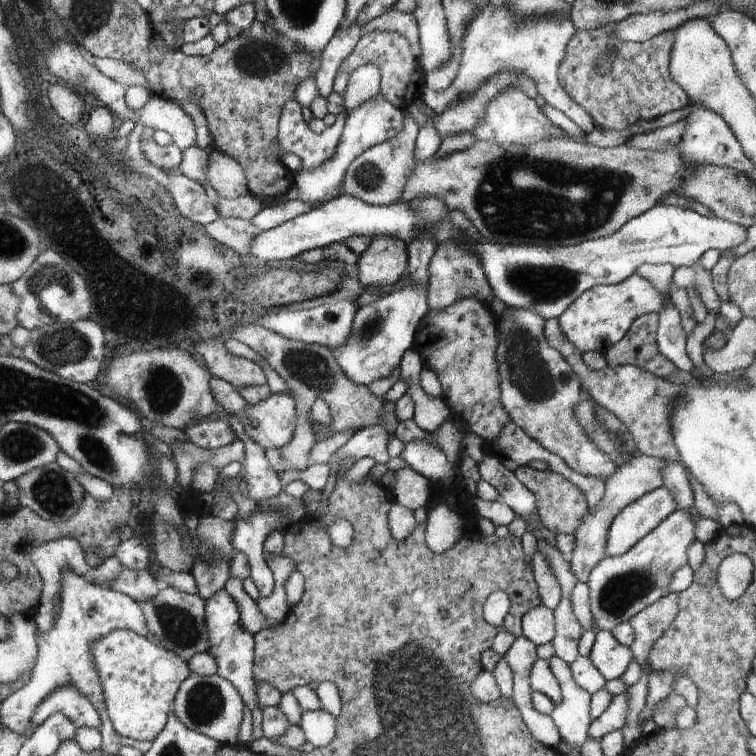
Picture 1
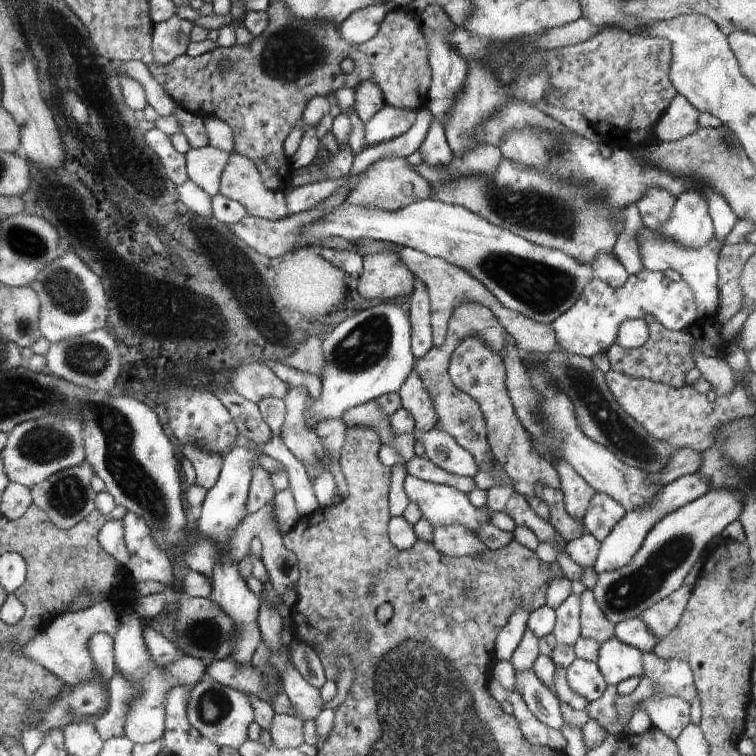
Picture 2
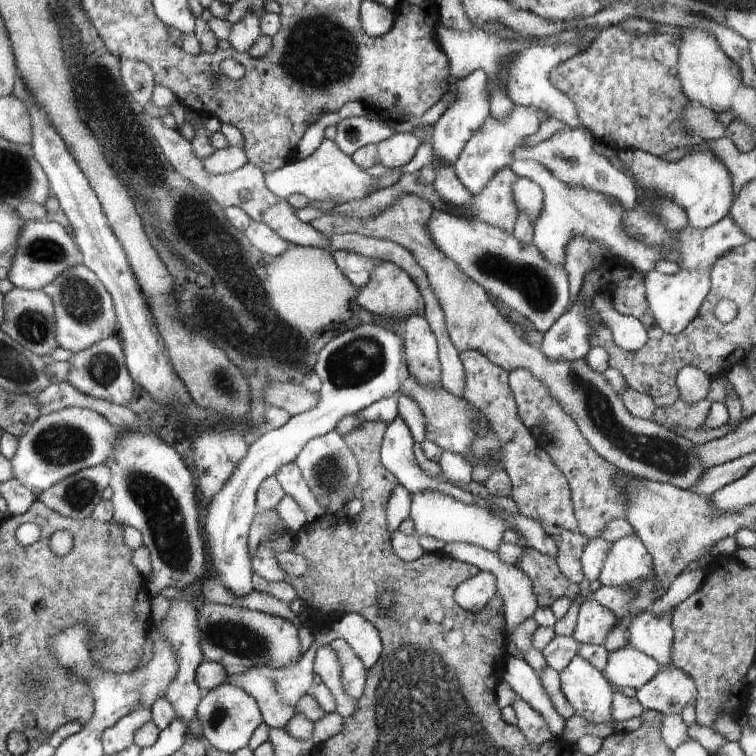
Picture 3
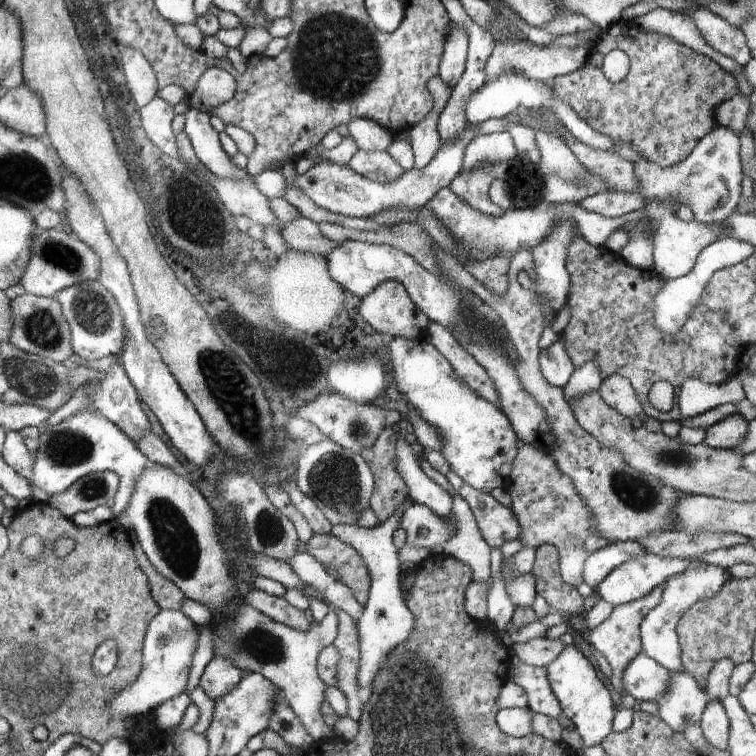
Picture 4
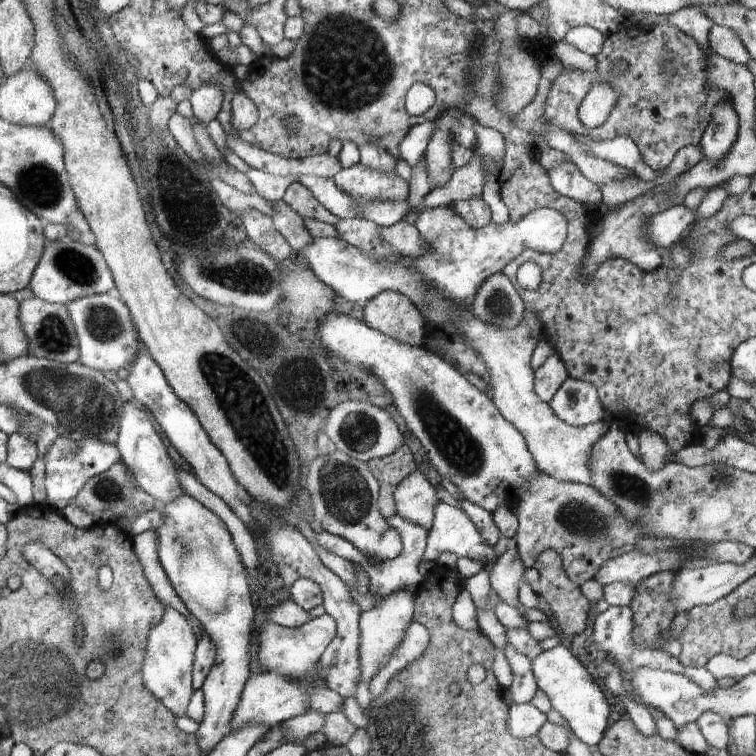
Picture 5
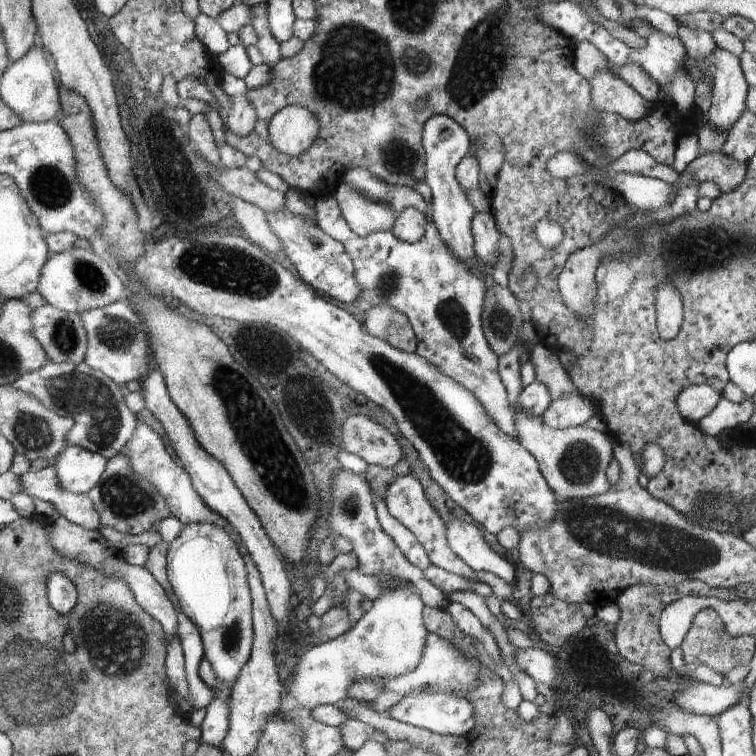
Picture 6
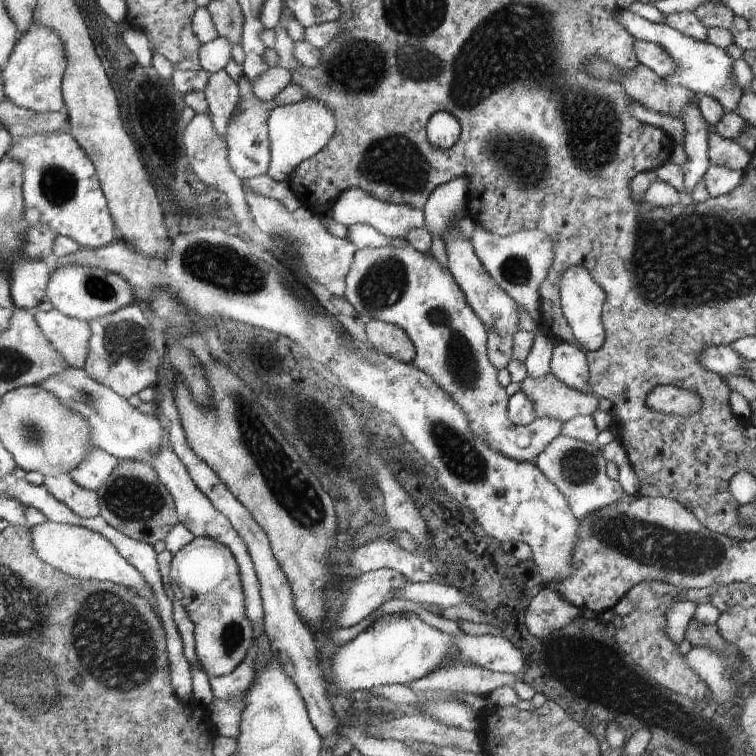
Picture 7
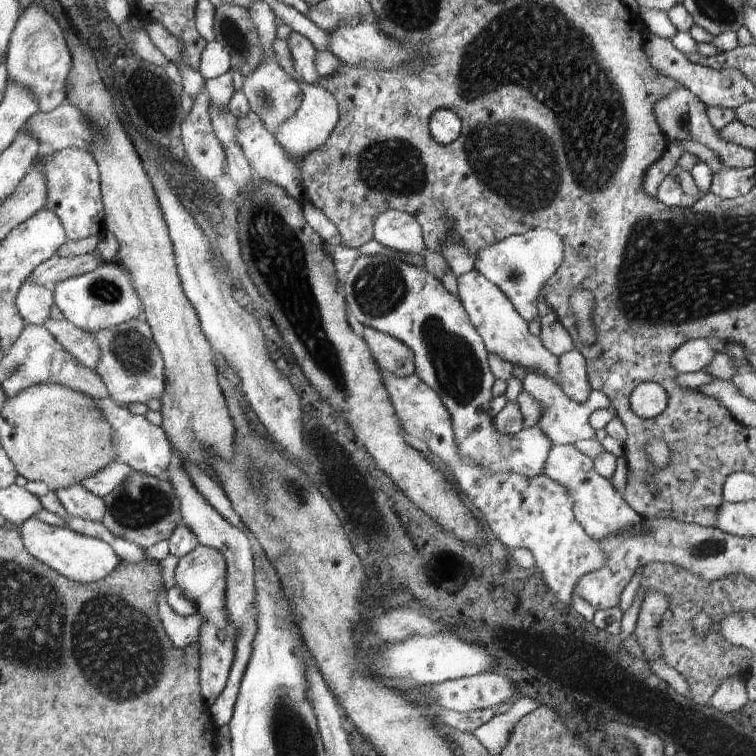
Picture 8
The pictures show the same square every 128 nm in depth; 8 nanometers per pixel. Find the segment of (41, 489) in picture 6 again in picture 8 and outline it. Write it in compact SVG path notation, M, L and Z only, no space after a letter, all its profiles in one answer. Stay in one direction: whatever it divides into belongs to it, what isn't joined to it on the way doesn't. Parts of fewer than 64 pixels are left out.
M81 484L60 488L55 490L55 493L70 516L90 520L90 522L103 522L104 514L106 514L103 498L92 494Z

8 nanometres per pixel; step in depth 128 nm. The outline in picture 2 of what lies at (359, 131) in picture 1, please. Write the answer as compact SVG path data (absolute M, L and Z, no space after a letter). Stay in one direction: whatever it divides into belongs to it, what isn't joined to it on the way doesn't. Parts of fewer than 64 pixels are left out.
M385 105L364 123L364 142L366 147L383 144L402 136L415 122L416 114L412 110L398 109Z

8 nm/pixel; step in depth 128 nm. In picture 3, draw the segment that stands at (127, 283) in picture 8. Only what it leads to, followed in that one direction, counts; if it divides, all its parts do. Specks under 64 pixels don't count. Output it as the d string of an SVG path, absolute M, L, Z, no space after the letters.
M26 221L19 231L16 254L12 258L7 278L14 287L20 289L32 291L42 289L46 284L55 280L56 276L82 262L80 256L76 256L78 250L72 236L68 235L58 222Z

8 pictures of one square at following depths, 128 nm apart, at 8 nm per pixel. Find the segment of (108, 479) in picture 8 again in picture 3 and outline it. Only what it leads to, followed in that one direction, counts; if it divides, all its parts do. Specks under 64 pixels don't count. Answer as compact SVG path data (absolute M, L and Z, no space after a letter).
M67 407L41 415L22 437L17 438L18 452L10 460L14 479L38 493L50 490L60 480L96 465L105 465L118 428L100 414L81 407Z

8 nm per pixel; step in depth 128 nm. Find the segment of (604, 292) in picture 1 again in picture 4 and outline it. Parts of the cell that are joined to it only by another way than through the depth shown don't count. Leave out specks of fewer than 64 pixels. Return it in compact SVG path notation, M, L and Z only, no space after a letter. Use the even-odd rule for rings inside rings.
M732 237L721 238L704 248L688 276L674 280L666 279L666 282L660 288L660 292L654 296L654 324L656 324L656 328L664 334L676 335L680 332L682 326L686 324L686 320L692 314L694 306L700 304L700 296L706 290L712 274L721 268L740 264L742 260L748 260L753 254L754 246L752 244L740 242L740 240ZM558 334L558 340L552 346L548 346L548 350L539 350L539 367L548 384L558 388L566 386L575 368L566 354L566 344L561 334Z

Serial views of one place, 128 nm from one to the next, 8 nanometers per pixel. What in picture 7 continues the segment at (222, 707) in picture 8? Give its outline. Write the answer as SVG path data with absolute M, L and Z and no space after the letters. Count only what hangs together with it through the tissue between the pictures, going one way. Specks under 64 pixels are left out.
M160 447L158 450L152 452L152 464L151 467L156 471L156 474L160 478L160 482L166 486L170 491L174 504L176 507L176 512L179 518L179 523L192 532L196 538L212 538L220 544L224 544L236 564L238 564L238 572L240 572L240 582L242 582L242 590L244 590L244 614L246 618L250 620L252 624L252 646L248 648L248 654L244 656L244 660L234 668L230 674L226 676L221 676L219 678L210 677L210 686L215 699L218 700L232 700L232 698L244 698L244 694L250 688L251 681L256 668L256 642L258 642L258 636L266 630L264 629L264 610L263 602L260 594L260 584L258 577L256 576L255 568L252 562L252 558L244 544L244 540L240 538L240 535L236 532L236 529L232 526L232 523L220 512L213 504L210 499L198 490L198 487L192 482L186 467L180 459L174 454L174 452L167 450L166 447Z

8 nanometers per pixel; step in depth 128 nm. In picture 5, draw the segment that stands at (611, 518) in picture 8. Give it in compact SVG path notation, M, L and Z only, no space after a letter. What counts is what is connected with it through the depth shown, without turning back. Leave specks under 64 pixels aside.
M312 238L312 244L300 250L296 256L302 256L306 260L306 266L316 274L316 278L336 290L346 300L369 301L384 291L401 292L415 307L426 306L426 312L422 314L434 324L438 326L448 324L450 328L456 328L456 336L468 348L472 348L486 364L494 394L492 398L494 406L504 420L510 422L524 438L539 471L560 482L582 483L592 487L592 476L586 462L590 458L592 446L598 444L602 436L606 436L612 422L606 417L600 422L573 427L558 420L550 405L538 398L538 394L534 392L534 373L530 368L530 362L540 340L534 340L534 336L530 336L532 330L524 326L518 328L490 326L482 322L474 311L466 308L464 304L446 298L426 276L418 274L414 266L404 264L402 268L402 262L386 262L386 260L376 262L366 252L350 246L348 242L339 238Z

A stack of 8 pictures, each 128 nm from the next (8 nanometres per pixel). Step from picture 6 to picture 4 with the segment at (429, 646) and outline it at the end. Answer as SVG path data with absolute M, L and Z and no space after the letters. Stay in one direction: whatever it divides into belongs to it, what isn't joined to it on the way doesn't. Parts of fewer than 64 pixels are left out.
M408 500L403 502L403 506L396 508L394 514L389 516L381 525L365 529L356 528L347 524L334 525L331 534L338 540L349 544L362 556L368 572L370 572L371 587L369 590L368 602L364 605L362 616L357 622L358 633L360 634L360 652L358 669L359 688L368 688L372 686L376 674L384 666L384 658L390 654L391 648L396 648L398 644L406 642L410 632L414 632L414 614L410 612L407 604L402 598L400 590L400 561L398 558L396 546L392 540L394 530L398 529L398 522L402 512L408 507Z

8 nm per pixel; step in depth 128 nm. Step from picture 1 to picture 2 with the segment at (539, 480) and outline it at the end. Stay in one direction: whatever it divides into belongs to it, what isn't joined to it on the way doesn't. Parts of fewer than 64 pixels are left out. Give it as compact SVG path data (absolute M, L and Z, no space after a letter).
M538 482L533 492L548 506L550 511L548 522L564 538L564 541L572 541L588 533L583 526L583 520L570 516L566 511L561 489Z

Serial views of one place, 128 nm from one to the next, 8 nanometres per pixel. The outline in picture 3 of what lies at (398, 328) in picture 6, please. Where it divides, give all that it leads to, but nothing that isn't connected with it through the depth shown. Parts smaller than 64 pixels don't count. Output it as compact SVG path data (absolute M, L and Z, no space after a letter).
M390 261L375 266L367 284L359 288L356 302L368 312L390 320L408 320L414 314L418 314L418 316L425 315L425 302L417 284L414 284L414 281L402 268Z

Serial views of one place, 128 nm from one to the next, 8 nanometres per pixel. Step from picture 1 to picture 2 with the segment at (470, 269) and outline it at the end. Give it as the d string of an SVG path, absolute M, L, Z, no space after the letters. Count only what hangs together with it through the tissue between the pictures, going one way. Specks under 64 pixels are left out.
M358 238L358 240L352 240L352 242L357 244L357 249L354 252L359 252L358 254L361 257L376 254L376 252L383 249L394 249L413 275L421 279L429 293L432 343L434 348L444 344L448 322L452 318L454 310L460 304L477 303L489 309L496 316L502 329L516 342L518 351L530 351L542 355L548 355L555 351L568 354L556 341L554 330L550 323L536 323L518 312L505 308L494 297L494 294L484 287L482 282L479 282L474 276L471 276L457 265L451 264L439 257L428 258L428 256L424 256L424 254L420 254L420 252L416 252L409 247L376 241L374 238Z

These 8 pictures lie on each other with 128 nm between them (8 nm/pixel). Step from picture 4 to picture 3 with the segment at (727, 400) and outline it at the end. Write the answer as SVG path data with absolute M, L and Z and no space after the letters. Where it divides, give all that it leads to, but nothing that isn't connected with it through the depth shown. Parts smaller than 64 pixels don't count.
M685 366L680 370L676 379L679 398L682 398L686 404L696 404L700 400L706 400L710 381L711 378L702 370L693 366Z

